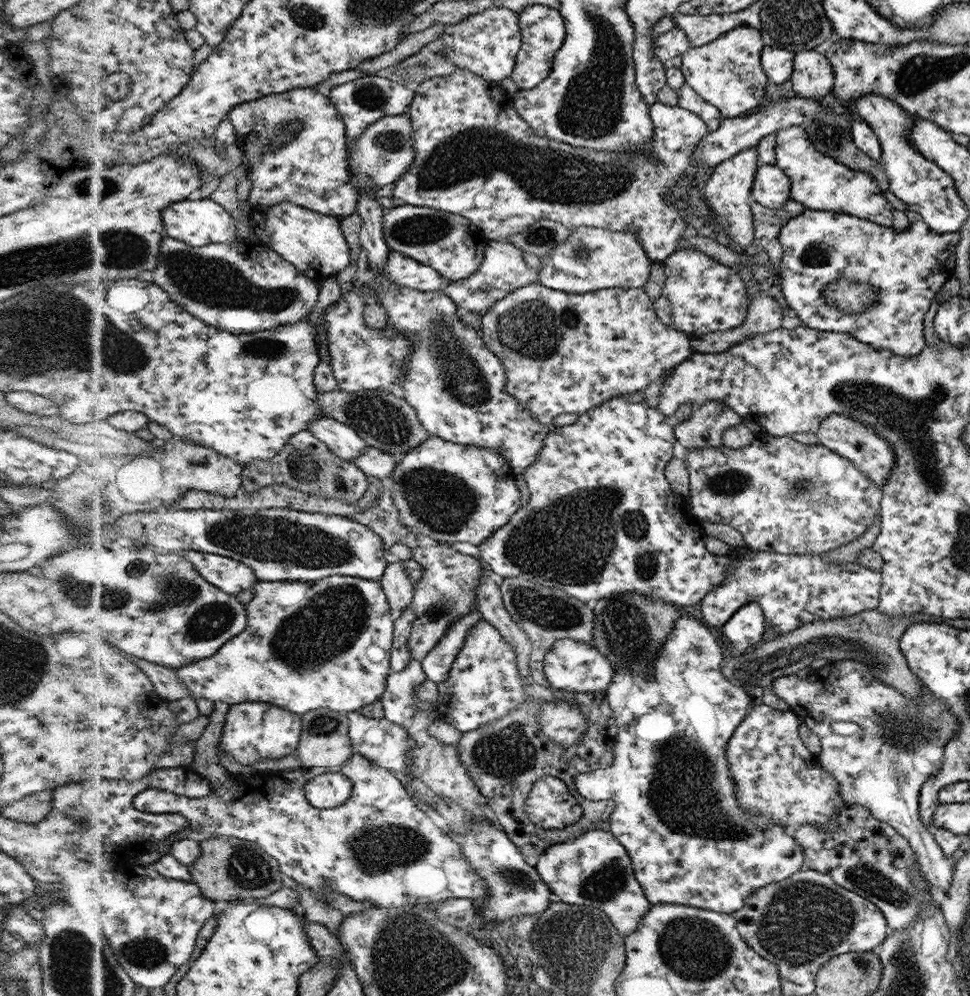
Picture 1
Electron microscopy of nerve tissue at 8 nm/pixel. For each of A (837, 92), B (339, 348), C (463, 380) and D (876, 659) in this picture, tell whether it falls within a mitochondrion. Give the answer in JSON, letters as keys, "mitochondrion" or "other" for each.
{"A":"other","B":"other","C":"mitochondrion","D":"mitochondrion"}

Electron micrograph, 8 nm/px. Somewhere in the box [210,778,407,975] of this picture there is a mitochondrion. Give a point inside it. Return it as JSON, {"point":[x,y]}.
{"point":[247,869]}

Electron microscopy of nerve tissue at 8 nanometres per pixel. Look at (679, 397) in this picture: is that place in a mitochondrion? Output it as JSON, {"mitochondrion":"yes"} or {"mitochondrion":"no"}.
{"mitochondrion":"no"}

